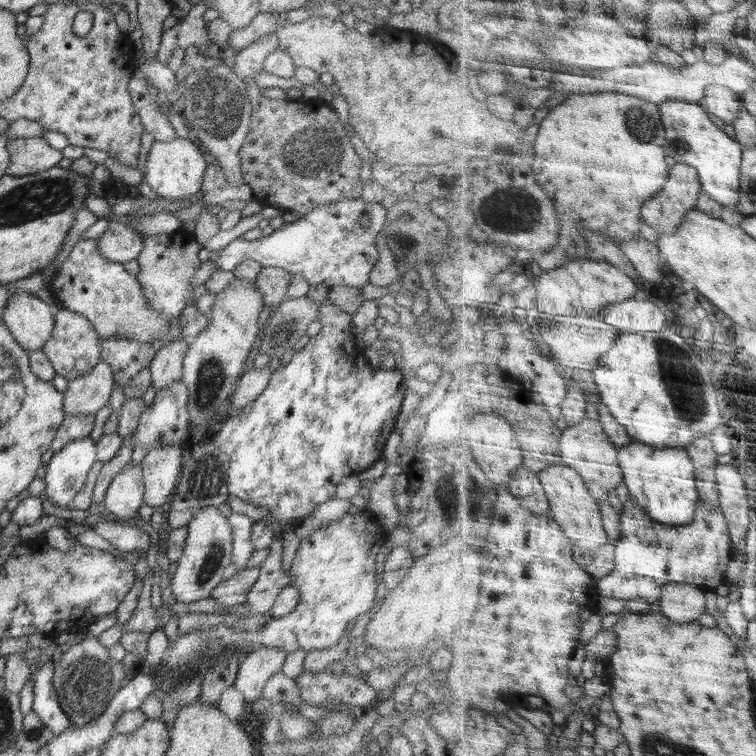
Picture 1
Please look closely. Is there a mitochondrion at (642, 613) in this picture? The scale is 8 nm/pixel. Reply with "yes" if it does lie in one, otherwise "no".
no

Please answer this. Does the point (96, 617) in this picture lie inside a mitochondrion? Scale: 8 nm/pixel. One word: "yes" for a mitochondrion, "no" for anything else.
no

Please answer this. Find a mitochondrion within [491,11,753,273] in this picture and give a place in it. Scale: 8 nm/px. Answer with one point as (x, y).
(641, 126)

